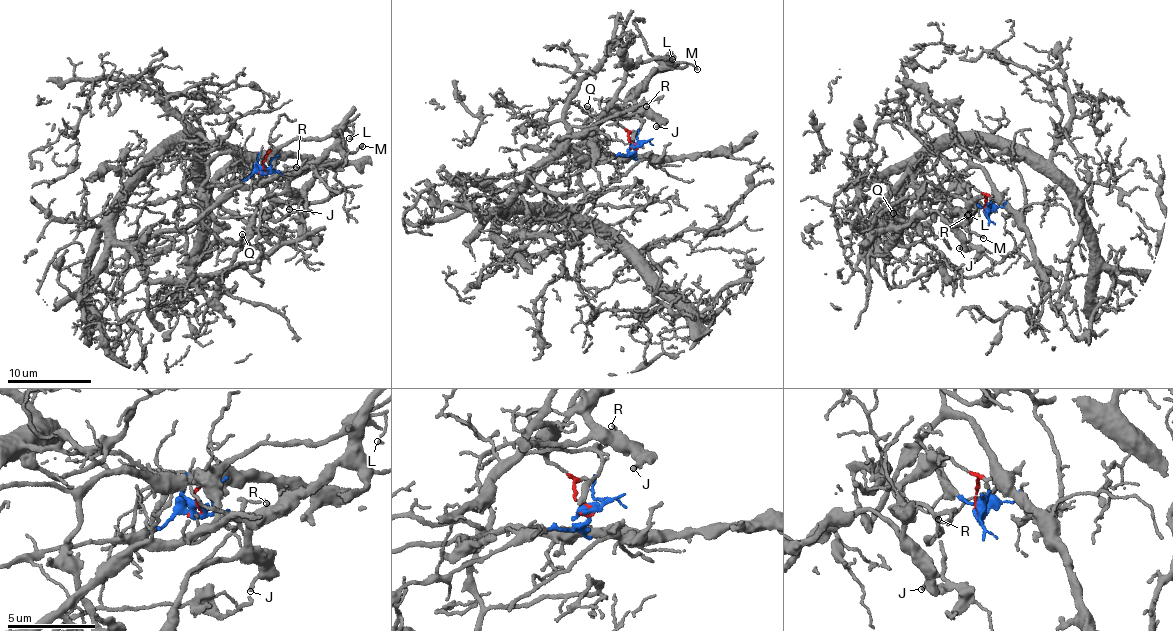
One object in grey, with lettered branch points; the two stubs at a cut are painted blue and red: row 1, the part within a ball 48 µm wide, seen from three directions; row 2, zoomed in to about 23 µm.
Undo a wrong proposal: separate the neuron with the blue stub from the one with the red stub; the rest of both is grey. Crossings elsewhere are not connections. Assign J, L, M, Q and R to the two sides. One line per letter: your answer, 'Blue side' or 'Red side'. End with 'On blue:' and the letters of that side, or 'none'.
J: Red side
L: Red side
M: Red side
Q: Red side
R: Red side
On blue: none

